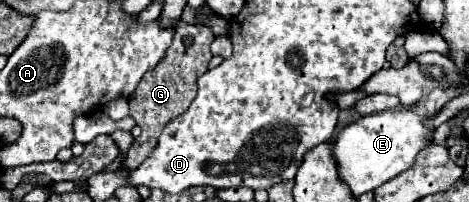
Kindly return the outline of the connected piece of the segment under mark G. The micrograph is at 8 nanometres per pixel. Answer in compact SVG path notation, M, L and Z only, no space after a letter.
M179 20L179 24L175 26L175 40L171 42L167 56L151 72L147 72L147 76L143 76L143 80L139 82L139 88L135 88L135 92L129 96L131 116L135 118L137 126L141 126L143 132L139 138L135 138L135 142L129 148L129 154L125 160L127 170L135 170L151 154L165 124L171 118L183 114L189 108L189 104L195 100L197 78L203 72L207 72L207 64L211 60L209 46L213 40L215 40L215 34L211 32L211 28L203 24L195 26Z

